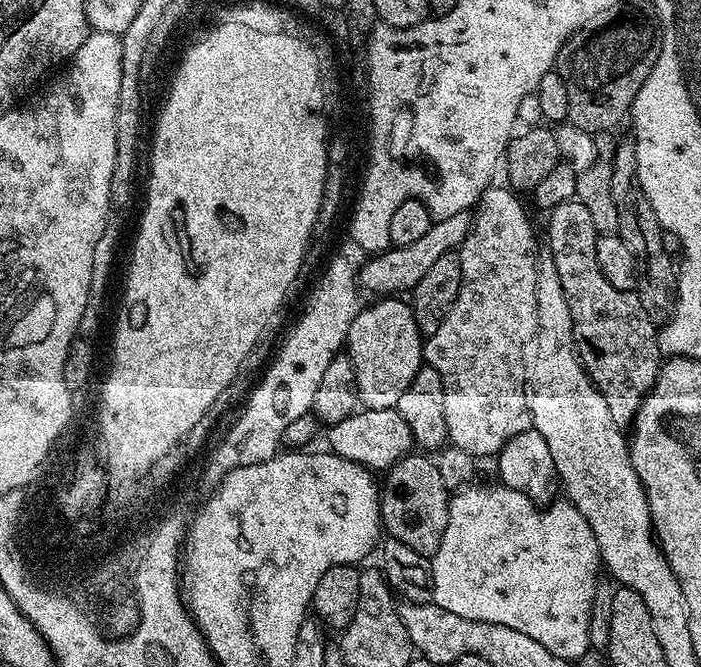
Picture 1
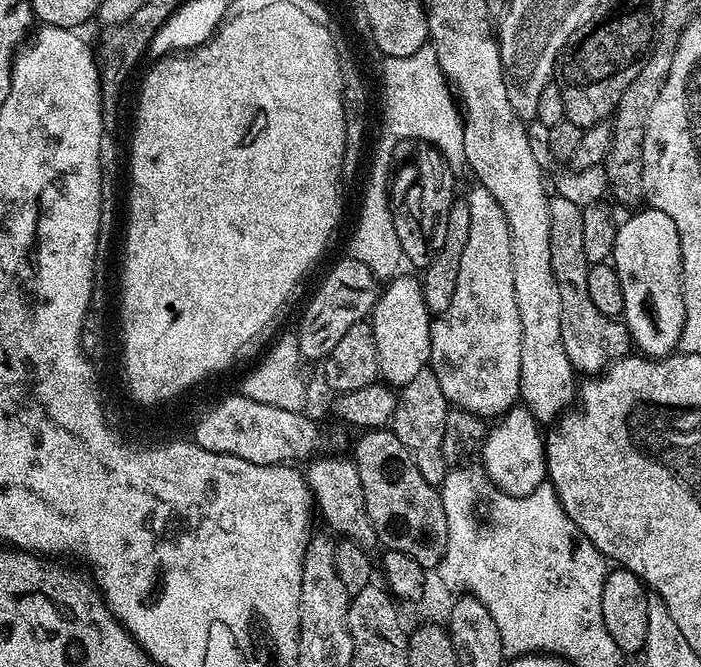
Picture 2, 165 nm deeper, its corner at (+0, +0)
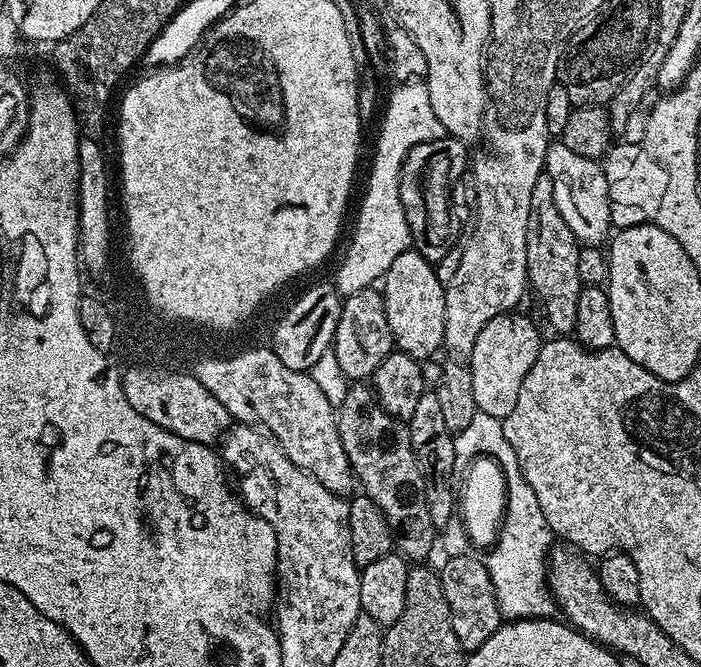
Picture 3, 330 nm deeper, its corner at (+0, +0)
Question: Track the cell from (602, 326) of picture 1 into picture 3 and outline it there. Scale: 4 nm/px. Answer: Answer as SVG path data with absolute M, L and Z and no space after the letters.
M541 174L534 182L534 194L530 194L530 222L526 226L526 266L531 291L536 291L544 316L556 334L572 334L576 331L576 303L582 287L578 278L578 254L582 245L574 238L566 218L558 214L554 206L554 186L547 174Z

